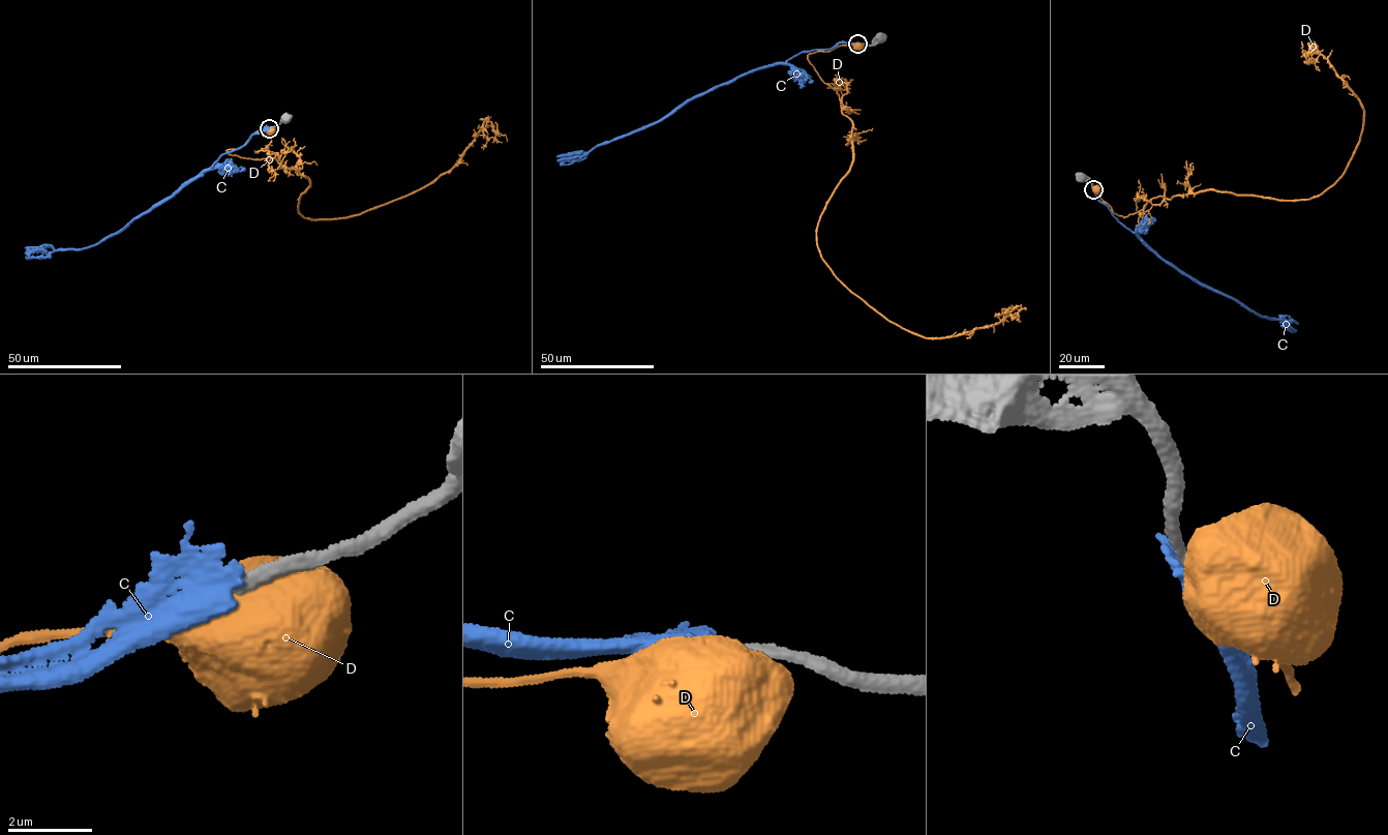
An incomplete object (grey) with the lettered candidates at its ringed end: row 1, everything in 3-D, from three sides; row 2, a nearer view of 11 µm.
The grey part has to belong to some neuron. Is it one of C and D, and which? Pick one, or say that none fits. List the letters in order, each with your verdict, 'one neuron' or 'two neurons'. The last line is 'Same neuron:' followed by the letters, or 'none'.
C: two neurons
D: two neurons
Same neuron: none

